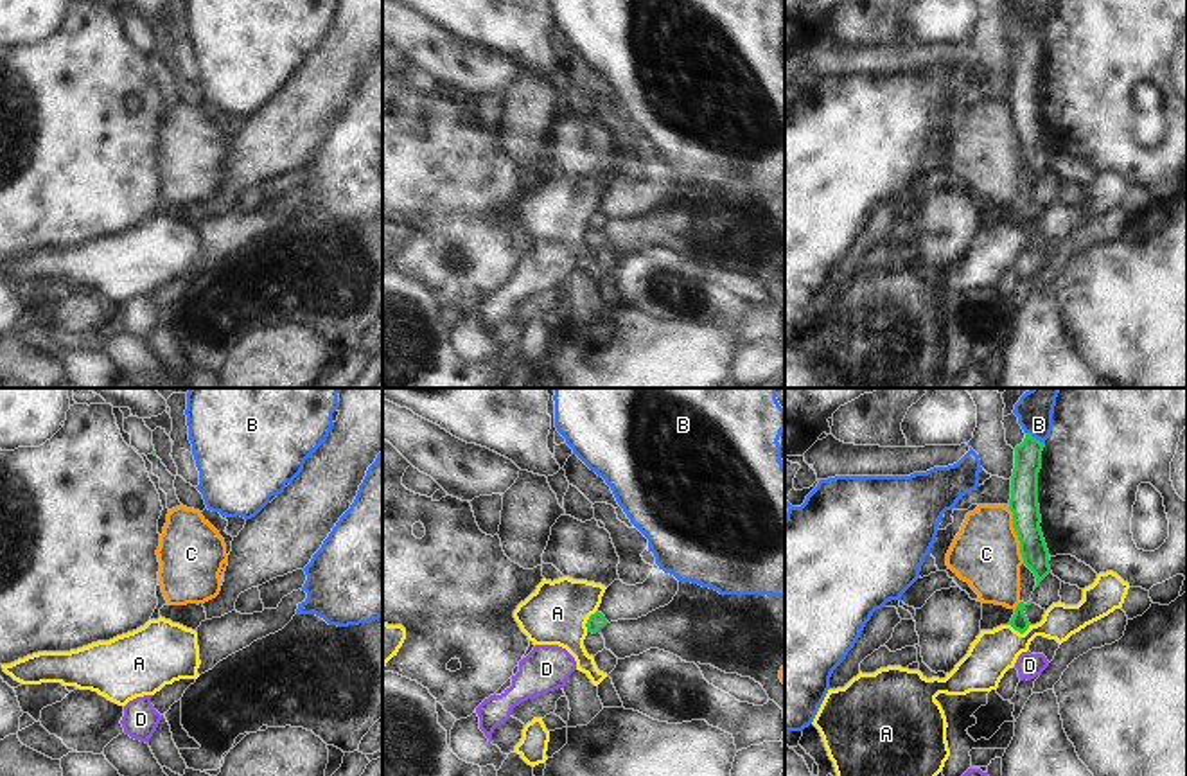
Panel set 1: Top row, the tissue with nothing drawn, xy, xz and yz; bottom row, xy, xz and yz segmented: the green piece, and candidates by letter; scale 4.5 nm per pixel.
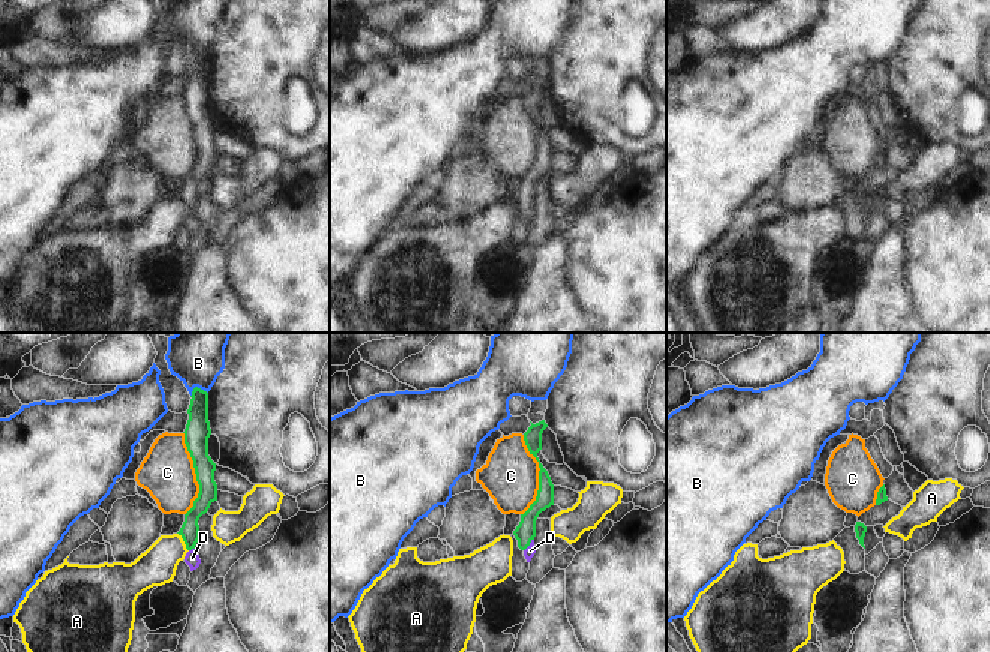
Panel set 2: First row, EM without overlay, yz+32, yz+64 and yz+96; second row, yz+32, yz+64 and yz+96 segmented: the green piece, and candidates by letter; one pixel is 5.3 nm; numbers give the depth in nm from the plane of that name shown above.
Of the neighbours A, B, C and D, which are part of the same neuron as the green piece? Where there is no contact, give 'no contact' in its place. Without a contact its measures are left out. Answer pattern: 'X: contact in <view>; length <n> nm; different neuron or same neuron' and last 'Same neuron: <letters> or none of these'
A: contact in xz; length 120 nm; different neuron
B: contact in yz; length 110 nm; different neuron
C: contact in yz; length 260 nm; different neuron
D: contact in xz; length 40 nm; same neuron
Same neuron: D

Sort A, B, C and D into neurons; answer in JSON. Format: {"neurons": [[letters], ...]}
{"neurons": [["A"], ["B"], ["C"], ["D"]]}

